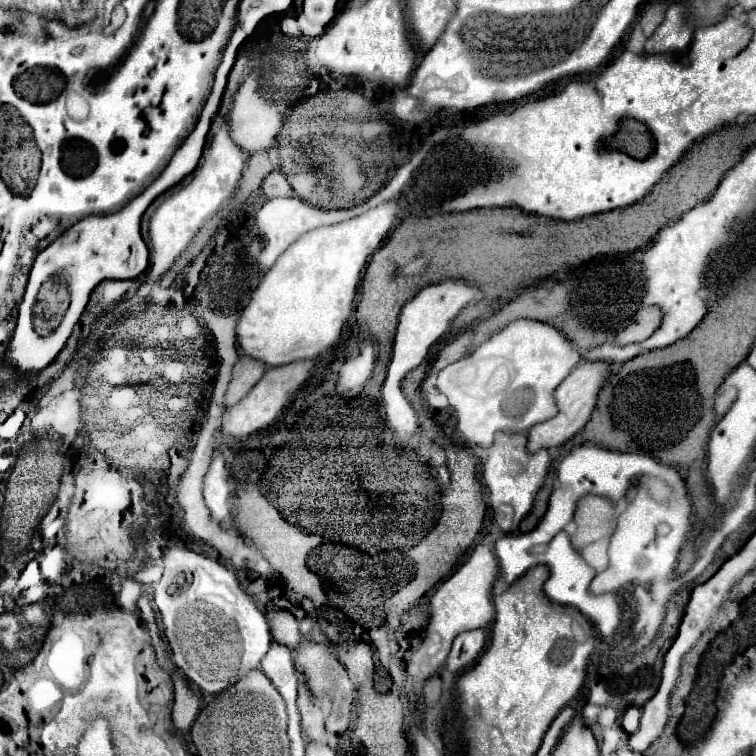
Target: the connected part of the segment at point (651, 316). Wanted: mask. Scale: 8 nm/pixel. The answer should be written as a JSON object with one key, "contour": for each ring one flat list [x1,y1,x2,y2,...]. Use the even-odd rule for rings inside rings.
{"contour":[[642,307,632,323,616,333,614,343,616,345,630,345,630,343,642,343,646,341,660,325,660,309,658,307]]}

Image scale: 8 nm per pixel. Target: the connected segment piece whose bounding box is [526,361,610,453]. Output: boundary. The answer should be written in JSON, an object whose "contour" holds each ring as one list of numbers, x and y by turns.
{"contour":[[584,361,576,369,572,369,570,375,554,391,554,399,556,399,558,413,552,419,534,425,528,431,528,443,526,443,528,453,536,453,542,447,544,449,550,449,550,447,562,445,568,439,572,439,588,423,588,419,592,415,592,409,596,407,598,391,602,389,602,385,604,385,604,381,608,377,610,377,610,365,608,363,602,363,602,361]]}

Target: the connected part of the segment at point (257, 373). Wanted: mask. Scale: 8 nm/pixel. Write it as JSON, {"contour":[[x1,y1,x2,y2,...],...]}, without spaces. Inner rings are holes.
{"contour":[[242,355,232,369,232,379,230,379,228,391,224,395,224,405,232,407,234,403,238,403,252,389,252,385,256,385,256,381,260,381,264,371,266,371,266,365]]}

